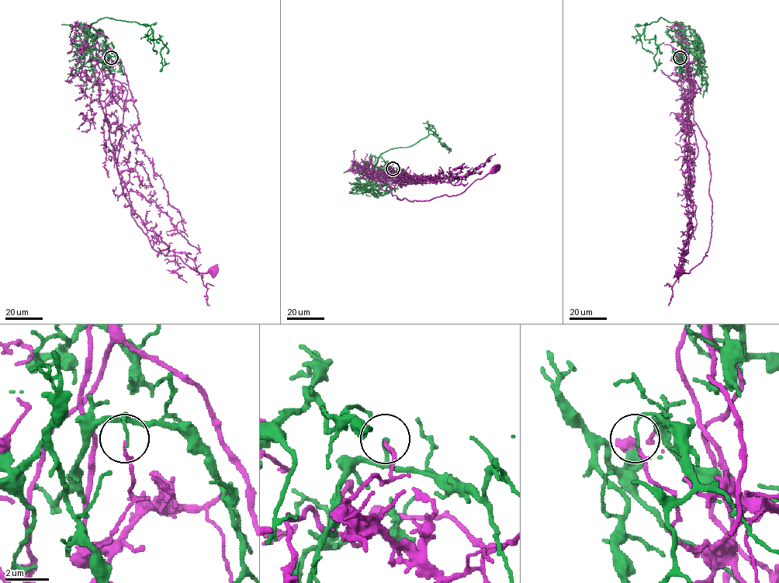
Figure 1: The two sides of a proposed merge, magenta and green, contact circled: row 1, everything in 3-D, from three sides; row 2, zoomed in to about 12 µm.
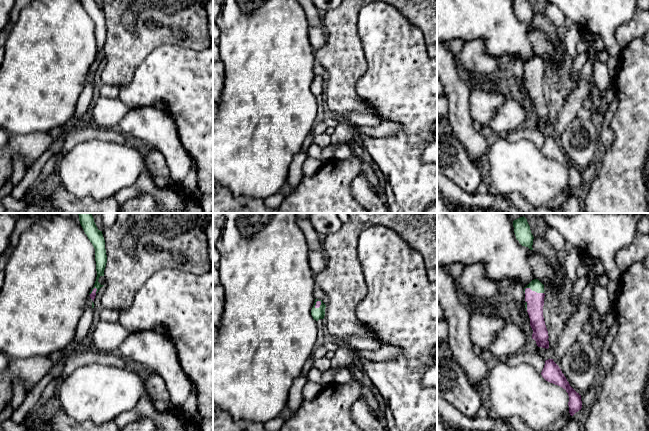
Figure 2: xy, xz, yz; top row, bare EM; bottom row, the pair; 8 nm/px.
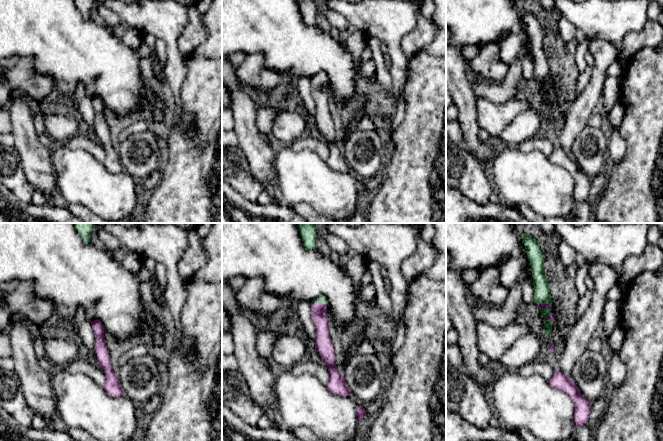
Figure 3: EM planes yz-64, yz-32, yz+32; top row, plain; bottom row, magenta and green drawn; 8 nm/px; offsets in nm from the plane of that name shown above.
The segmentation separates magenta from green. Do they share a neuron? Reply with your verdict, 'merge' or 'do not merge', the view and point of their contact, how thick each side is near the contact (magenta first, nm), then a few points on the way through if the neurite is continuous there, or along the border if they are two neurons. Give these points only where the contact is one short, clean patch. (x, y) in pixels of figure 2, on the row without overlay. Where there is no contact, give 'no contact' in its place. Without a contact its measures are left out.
do not merge | yz (534, 67) | 140/100 nm

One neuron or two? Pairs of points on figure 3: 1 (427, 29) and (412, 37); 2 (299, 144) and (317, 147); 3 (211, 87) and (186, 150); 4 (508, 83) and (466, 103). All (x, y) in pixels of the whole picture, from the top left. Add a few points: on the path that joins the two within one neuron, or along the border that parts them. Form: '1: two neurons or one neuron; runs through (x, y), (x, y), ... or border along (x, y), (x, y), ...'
1: one neuron; runs through (423, 33), (416, 37)
2: one neuron; runs through (303, 144), (313, 144)
3: one neuron; runs through (211, 103), (211, 125), (202, 134)
4: two neurons; border along (470, 85), (477, 96)

